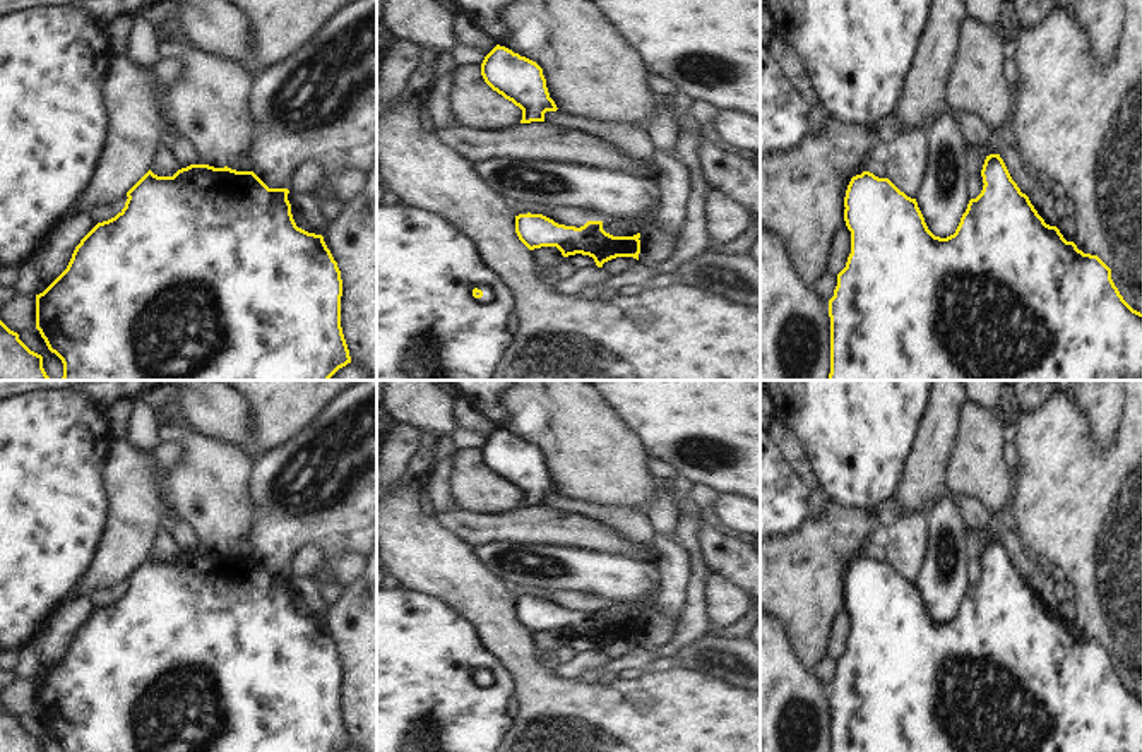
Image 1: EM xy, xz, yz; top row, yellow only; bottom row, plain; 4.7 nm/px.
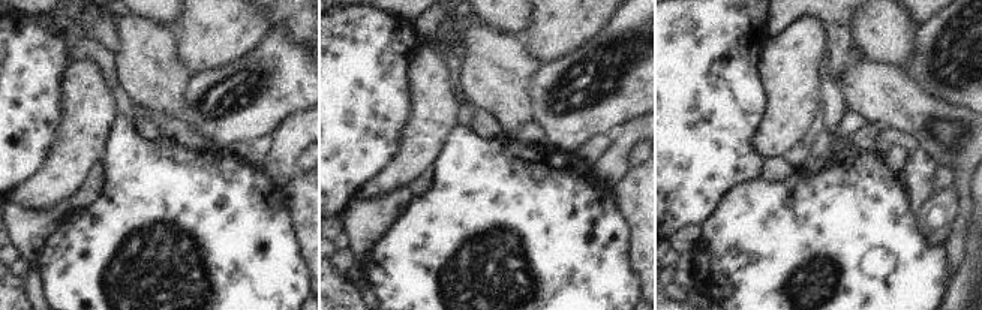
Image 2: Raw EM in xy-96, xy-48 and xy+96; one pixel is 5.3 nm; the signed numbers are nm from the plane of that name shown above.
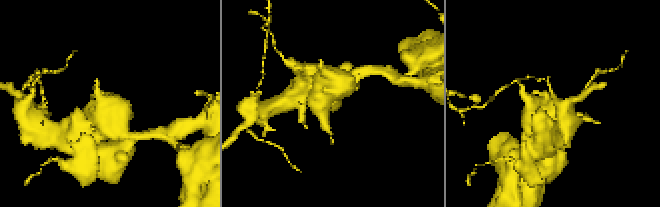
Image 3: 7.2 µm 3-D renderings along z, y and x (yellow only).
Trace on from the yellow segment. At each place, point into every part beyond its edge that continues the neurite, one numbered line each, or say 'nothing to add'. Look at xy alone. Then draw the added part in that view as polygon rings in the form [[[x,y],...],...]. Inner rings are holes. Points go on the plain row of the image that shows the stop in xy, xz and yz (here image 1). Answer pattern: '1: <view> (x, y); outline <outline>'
nothing to add

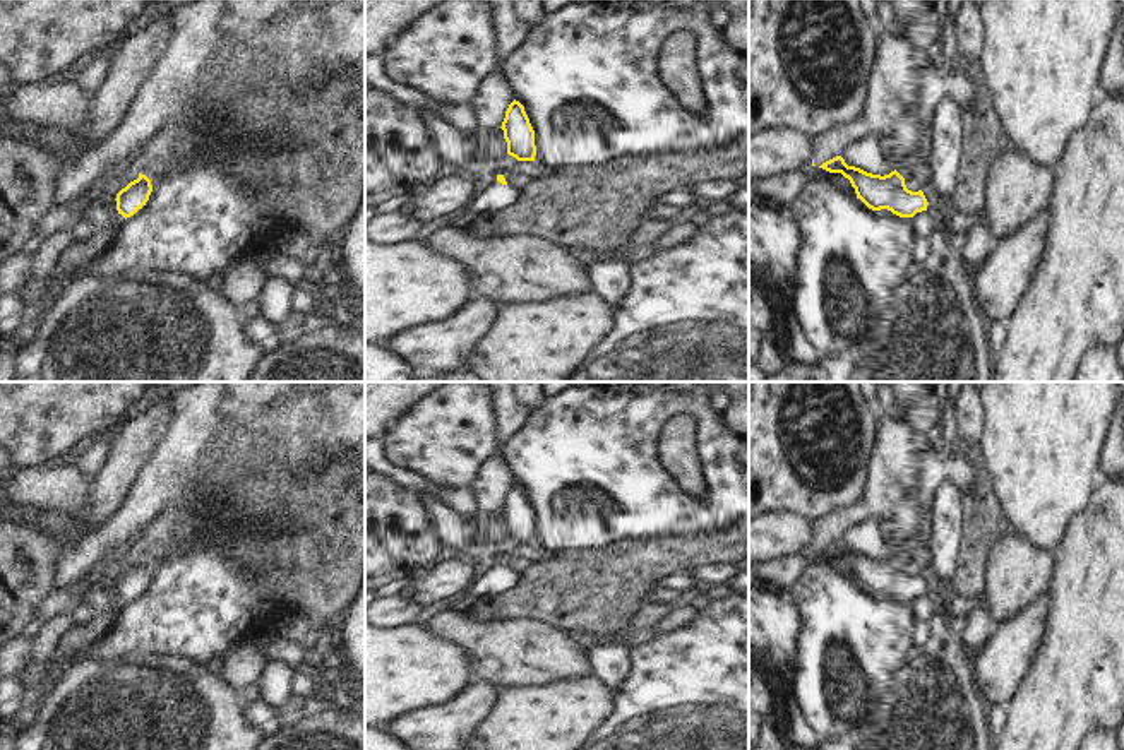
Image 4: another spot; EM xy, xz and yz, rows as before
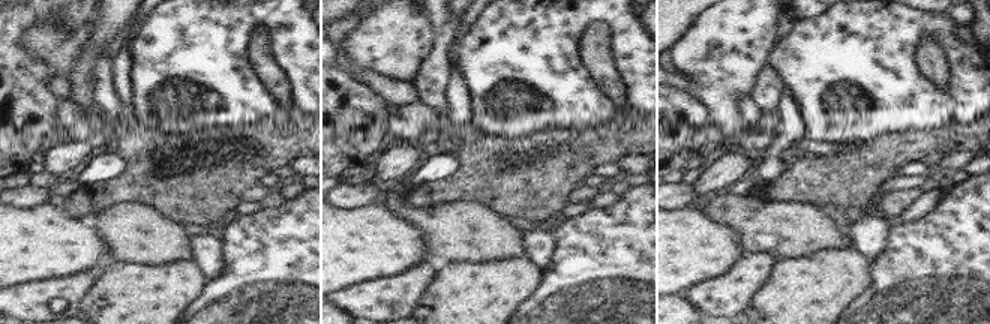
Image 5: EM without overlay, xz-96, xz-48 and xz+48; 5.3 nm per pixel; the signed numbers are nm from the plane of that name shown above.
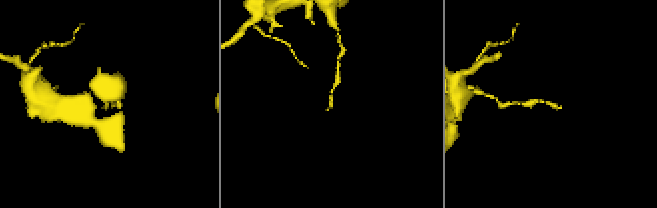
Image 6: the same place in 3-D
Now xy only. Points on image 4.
nothing to add

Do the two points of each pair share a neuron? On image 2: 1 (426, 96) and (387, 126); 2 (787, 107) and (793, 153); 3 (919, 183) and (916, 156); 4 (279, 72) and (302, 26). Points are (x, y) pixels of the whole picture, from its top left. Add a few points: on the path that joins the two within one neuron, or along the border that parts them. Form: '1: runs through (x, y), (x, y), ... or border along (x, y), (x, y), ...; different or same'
1: border along (408, 74), (410, 114), (398, 141); different
2: border along (799, 140), (780, 153); different
3: runs through (918, 177), (918, 162); same
4: border along (266, 30), (281, 29), (290, 42), (303, 51); different

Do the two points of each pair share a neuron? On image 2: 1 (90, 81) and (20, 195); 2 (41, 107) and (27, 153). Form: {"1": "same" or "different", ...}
{"1": "same", "2": "same"}

